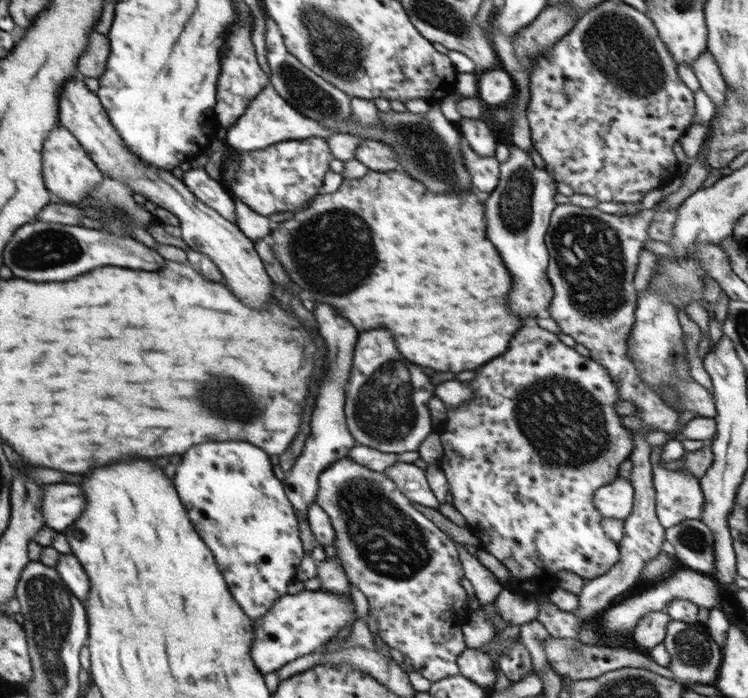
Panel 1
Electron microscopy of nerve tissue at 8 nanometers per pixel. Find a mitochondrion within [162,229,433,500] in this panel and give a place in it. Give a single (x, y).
(391, 421)

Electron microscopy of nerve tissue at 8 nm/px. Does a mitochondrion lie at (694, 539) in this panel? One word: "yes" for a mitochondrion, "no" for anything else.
yes

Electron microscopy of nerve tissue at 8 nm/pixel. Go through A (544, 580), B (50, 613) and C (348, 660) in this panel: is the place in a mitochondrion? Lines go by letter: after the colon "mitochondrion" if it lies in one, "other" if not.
A: other
B: mitochondrion
C: other

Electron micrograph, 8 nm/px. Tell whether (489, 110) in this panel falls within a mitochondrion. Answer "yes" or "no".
no

